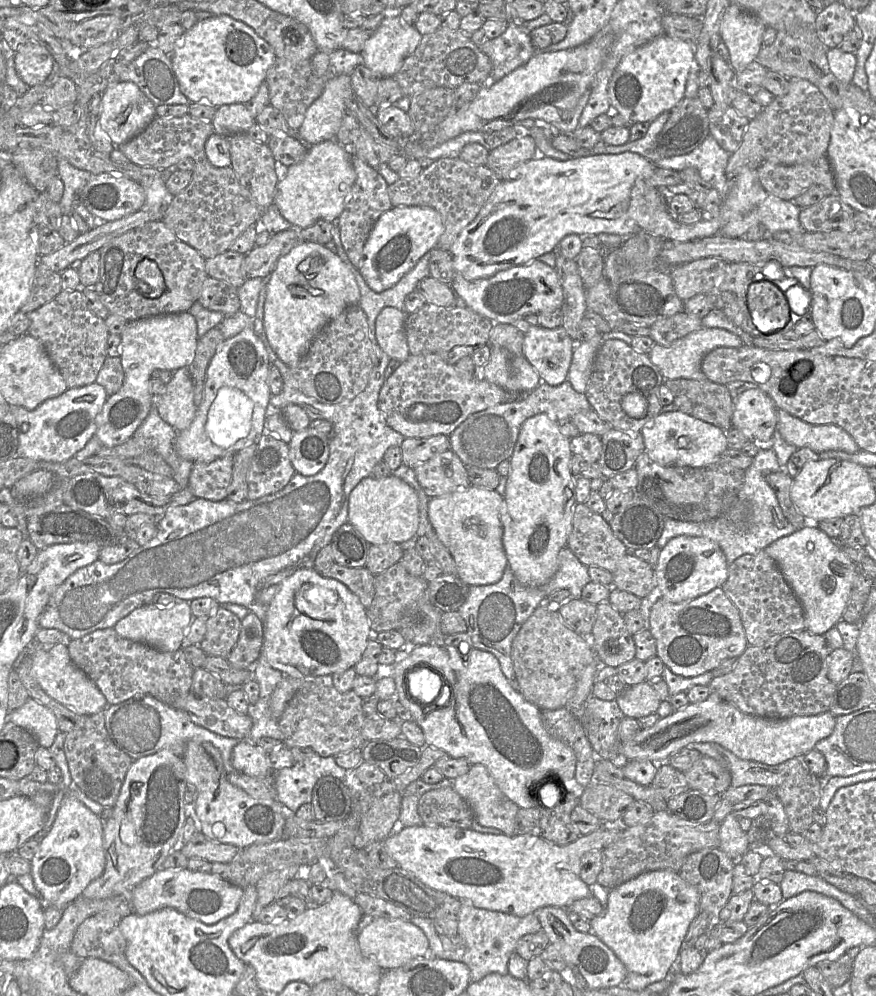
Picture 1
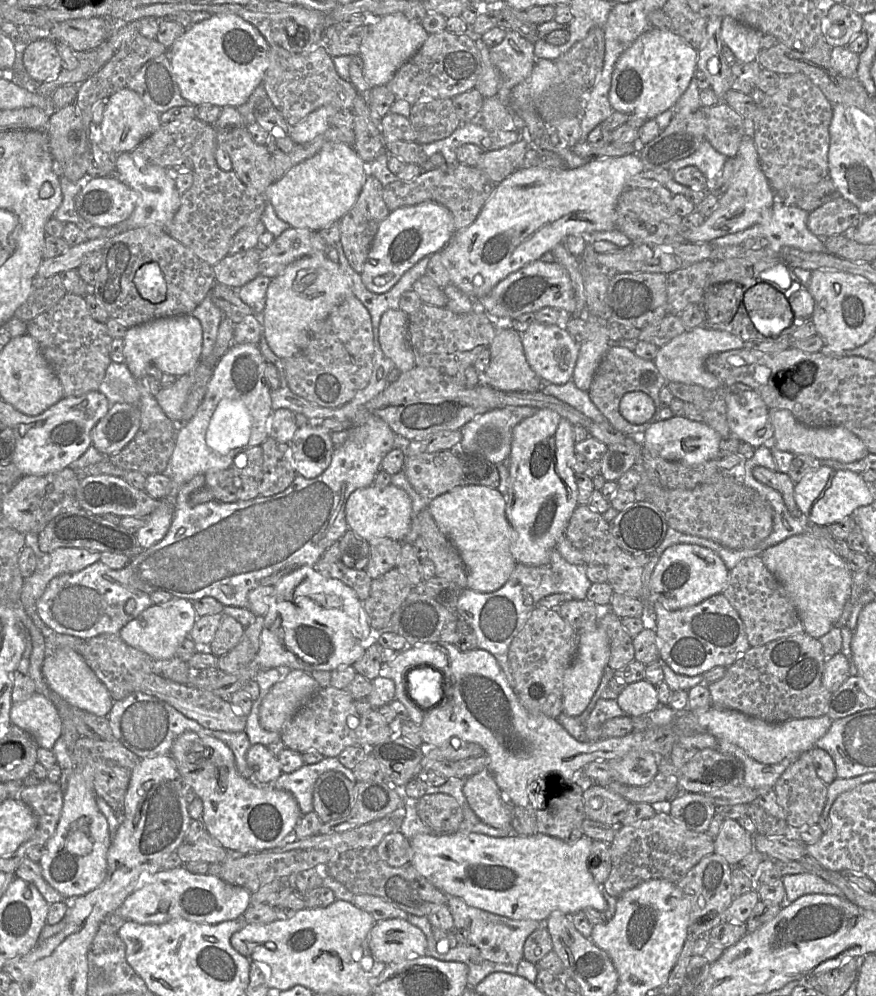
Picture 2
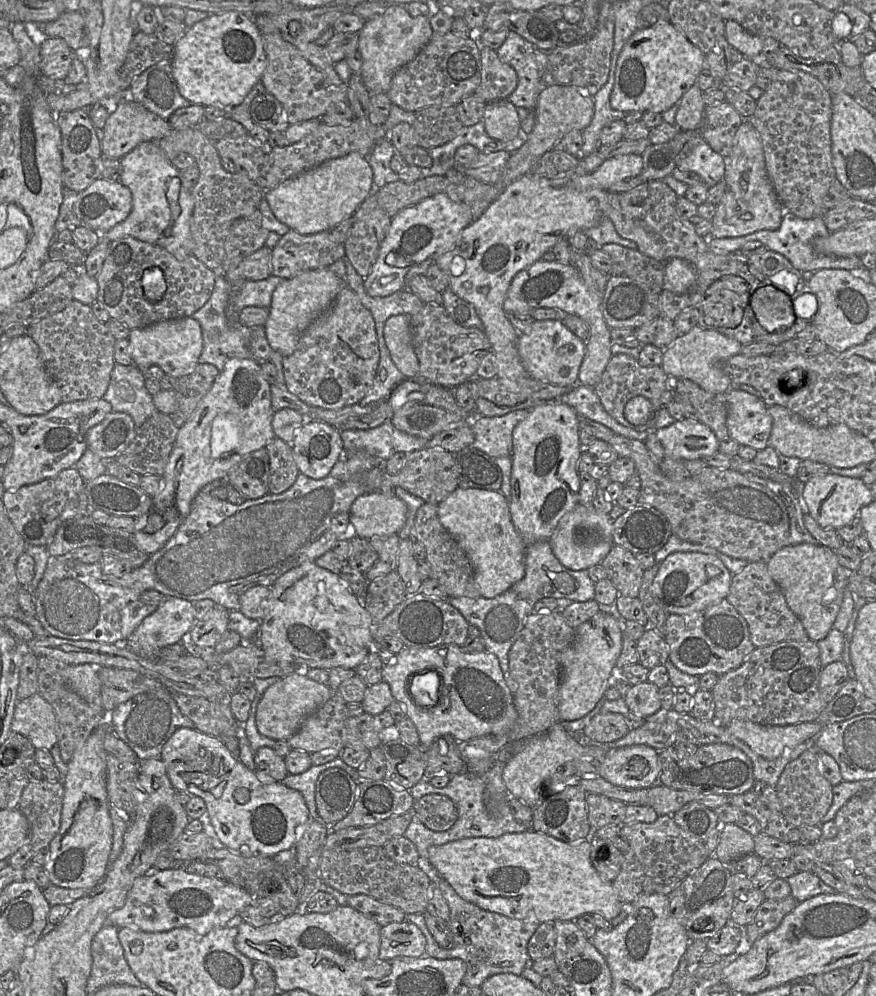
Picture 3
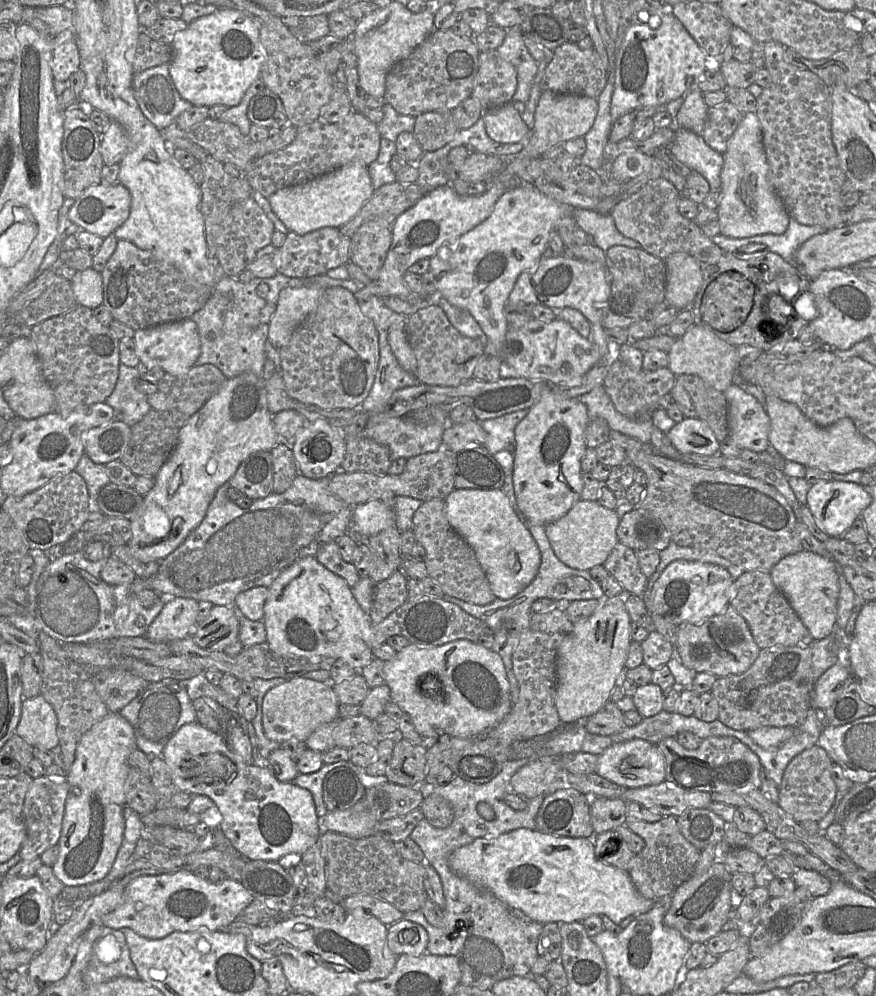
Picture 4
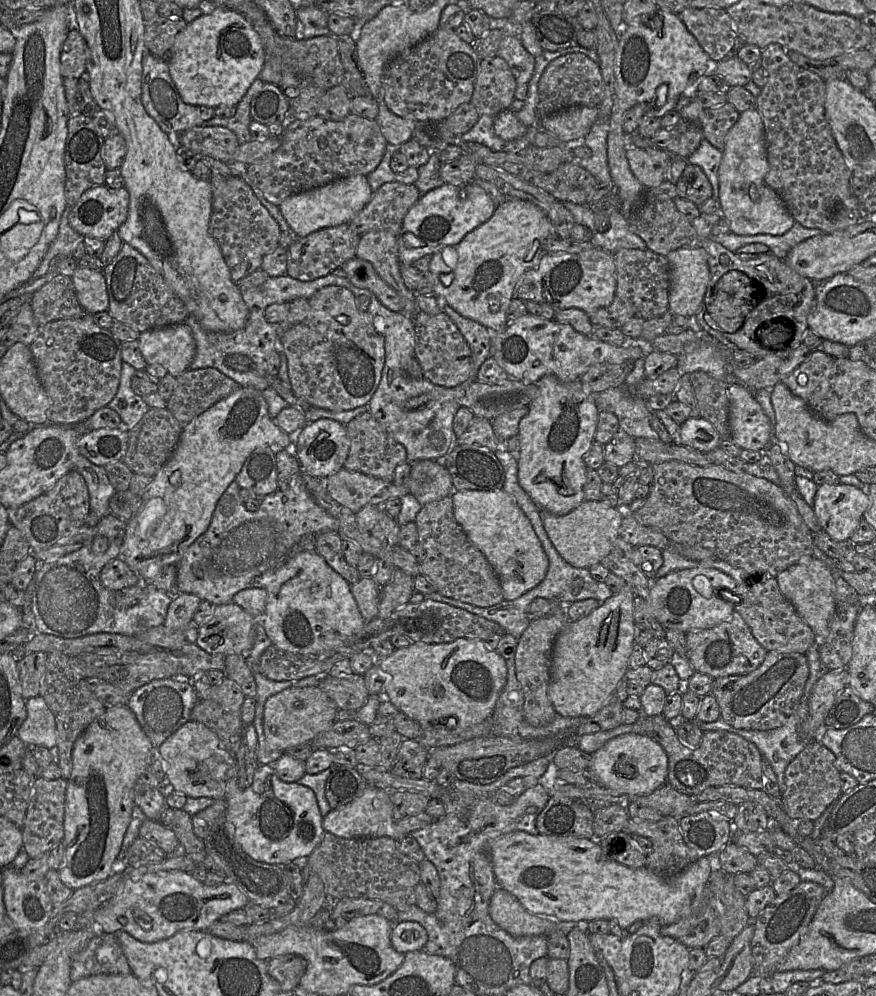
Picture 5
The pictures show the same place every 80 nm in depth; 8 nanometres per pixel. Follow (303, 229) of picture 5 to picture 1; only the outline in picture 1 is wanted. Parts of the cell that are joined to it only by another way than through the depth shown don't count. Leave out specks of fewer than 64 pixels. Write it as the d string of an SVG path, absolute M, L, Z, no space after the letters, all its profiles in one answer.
M335 139L326 140L309 147L303 161L288 167L284 178L278 181L274 194L274 203L281 215L293 226L291 228L303 229L312 226L319 220L336 222L341 215L345 199L351 191L356 180L356 172L352 164L352 153Z

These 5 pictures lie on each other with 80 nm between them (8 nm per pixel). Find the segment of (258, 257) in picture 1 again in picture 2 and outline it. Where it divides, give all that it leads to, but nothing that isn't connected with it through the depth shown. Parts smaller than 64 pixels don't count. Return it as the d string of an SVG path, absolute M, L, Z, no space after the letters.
M290 227L276 237L270 246L261 250L260 275L273 279L302 257L315 252L326 254L327 247L318 231Z

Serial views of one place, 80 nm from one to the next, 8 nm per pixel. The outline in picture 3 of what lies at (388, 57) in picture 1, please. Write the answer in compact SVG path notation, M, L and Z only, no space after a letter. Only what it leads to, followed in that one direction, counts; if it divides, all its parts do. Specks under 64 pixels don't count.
M391 5L382 15L365 21L358 33L358 51L362 57L361 79L371 94L387 94L395 72L412 61L434 35L429 16L412 17L405 6Z

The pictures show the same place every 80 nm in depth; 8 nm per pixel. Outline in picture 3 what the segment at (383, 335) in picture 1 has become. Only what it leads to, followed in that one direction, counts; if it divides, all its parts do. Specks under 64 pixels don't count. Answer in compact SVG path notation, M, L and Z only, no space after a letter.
M409 316L389 317L384 325L384 339L392 361L406 378L416 378L419 362L412 345Z

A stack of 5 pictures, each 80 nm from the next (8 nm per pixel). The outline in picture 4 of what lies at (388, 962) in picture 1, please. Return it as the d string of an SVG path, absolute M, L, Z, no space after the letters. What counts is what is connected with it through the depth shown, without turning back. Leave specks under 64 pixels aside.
M401 919L388 926L387 947L394 955L426 953L428 934L418 923Z

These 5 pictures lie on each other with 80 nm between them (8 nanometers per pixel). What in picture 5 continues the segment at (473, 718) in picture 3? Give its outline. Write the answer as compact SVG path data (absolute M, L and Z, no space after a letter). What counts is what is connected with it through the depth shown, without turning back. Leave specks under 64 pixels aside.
M458 638L450 643L426 644L412 642L406 647L378 661L384 676L384 698L395 705L400 712L419 723L423 729L444 727L443 721L453 717L456 728L466 729L487 720L494 712L498 698L507 681L507 666L496 651L488 650L482 640Z

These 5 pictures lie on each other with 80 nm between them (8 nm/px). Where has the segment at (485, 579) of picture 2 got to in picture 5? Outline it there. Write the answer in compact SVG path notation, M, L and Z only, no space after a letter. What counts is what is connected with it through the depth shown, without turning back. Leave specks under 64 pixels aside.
M502 489L462 490L454 491L451 498L456 521L492 566L499 579L504 600L519 598L545 578L548 557L531 522L512 495Z

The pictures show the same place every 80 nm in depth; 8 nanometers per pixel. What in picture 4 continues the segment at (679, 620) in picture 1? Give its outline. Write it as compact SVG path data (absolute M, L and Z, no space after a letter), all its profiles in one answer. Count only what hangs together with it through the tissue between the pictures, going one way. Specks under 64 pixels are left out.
M730 605L721 614L712 616L701 624L681 623L675 652L684 666L696 672L710 672L717 677L741 674L757 659L760 648L756 644L745 619Z

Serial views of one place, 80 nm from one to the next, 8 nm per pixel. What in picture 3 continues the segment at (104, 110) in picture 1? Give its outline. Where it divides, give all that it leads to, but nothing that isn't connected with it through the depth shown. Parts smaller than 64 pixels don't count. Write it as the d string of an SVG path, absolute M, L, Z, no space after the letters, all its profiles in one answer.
M130 97L123 98L109 114L103 128L102 154L121 159L141 143L160 140L170 135L172 130L167 120Z

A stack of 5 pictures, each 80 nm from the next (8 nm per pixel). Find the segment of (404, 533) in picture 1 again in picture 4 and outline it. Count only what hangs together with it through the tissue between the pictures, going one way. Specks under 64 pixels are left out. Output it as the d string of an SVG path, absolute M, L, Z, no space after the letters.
M370 500L352 507L352 530L362 540L394 525L394 510L381 500Z

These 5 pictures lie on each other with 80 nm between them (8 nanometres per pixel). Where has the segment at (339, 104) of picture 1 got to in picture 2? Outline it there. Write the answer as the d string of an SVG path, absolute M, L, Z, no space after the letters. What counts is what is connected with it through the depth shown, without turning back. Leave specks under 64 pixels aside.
M331 105L322 106L309 113L301 122L289 127L289 136L296 143L308 143L330 128L330 118L338 111Z

